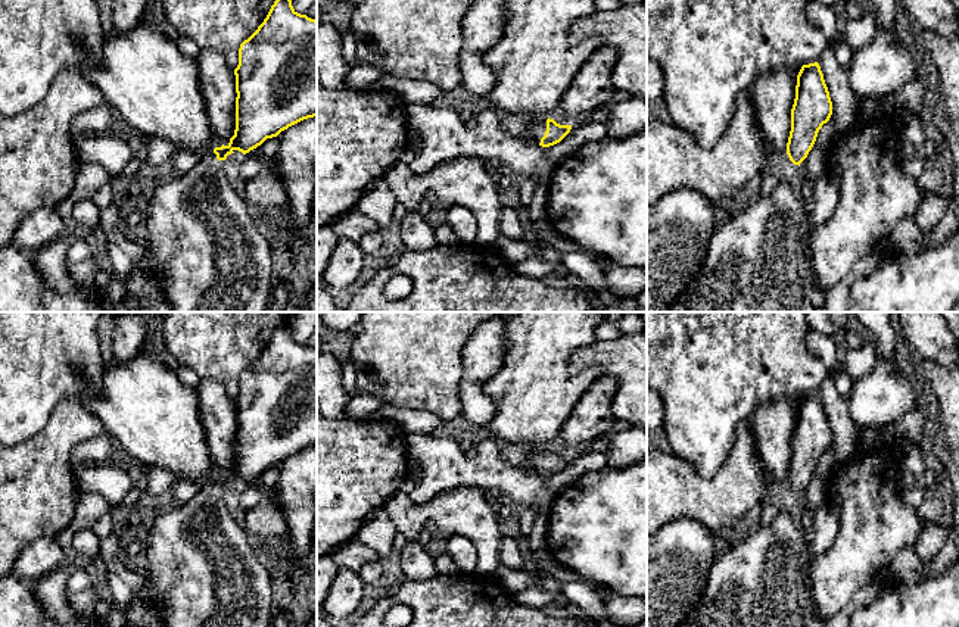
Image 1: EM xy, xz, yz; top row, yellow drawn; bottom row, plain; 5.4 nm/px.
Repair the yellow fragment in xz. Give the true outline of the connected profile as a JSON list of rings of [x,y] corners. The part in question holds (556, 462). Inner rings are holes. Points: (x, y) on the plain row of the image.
[[[536,446],[527,456],[529,470],[549,477],[560,472],[572,459],[572,455],[560,455],[547,446]]]

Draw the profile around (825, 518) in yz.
[[[823,502],[813,512],[813,531],[809,536],[812,555],[825,553],[835,542],[840,514],[828,502]]]

